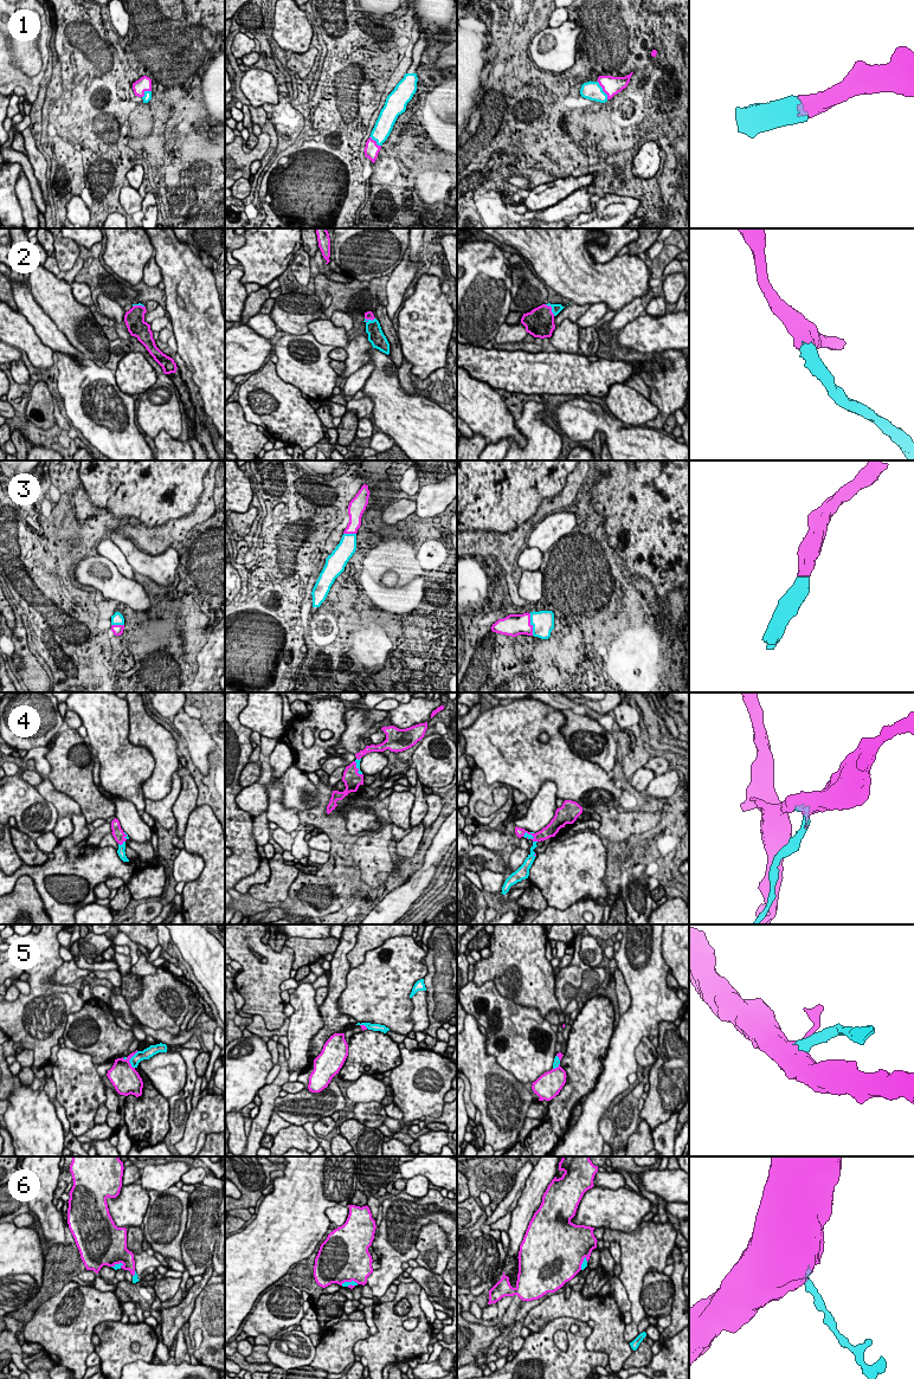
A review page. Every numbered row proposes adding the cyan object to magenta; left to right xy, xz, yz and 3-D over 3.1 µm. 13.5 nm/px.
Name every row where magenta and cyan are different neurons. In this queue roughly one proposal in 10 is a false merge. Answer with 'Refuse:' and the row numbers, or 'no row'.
Refuse: 5

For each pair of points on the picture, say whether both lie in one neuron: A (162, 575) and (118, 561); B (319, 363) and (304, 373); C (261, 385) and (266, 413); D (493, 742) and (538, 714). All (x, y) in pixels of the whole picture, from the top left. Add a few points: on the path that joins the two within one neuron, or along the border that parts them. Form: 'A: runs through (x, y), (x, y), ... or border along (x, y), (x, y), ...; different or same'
A: border along (113, 542), (121, 551), (134, 572); different
B: runs through (315, 363), (308, 369); same
C: runs through (257, 392), (257, 404), (259, 406); same
D: runs through (503, 739), (527, 719); same

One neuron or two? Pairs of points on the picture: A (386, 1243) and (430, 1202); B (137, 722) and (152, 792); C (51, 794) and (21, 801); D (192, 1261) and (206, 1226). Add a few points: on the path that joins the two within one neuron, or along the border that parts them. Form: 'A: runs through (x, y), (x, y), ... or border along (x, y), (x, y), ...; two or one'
A: runs through (397, 1232), (419, 1211); one
B: runs through (155, 740), (161, 746), (161, 774); one
C: border along (33, 786), (56, 809), (59, 817); two
D: runs through (197, 1252), (200, 1235); one

